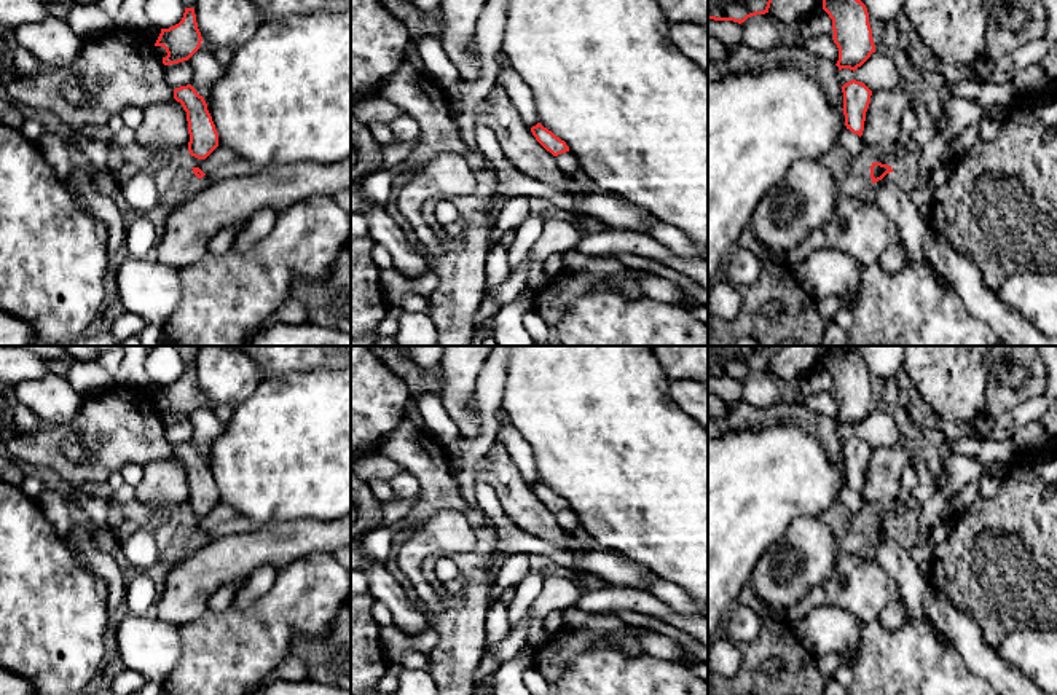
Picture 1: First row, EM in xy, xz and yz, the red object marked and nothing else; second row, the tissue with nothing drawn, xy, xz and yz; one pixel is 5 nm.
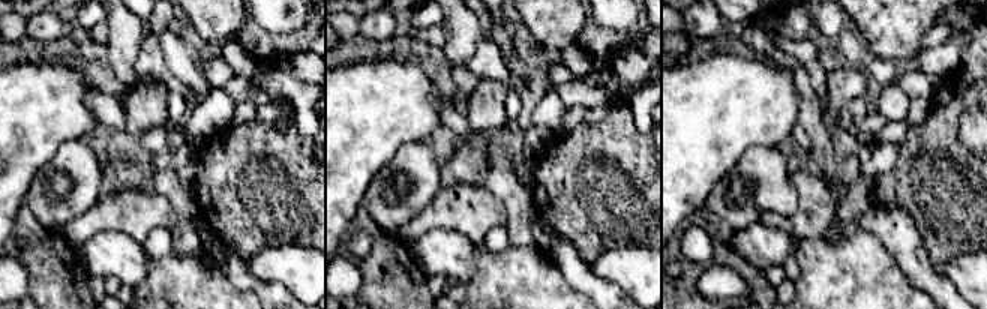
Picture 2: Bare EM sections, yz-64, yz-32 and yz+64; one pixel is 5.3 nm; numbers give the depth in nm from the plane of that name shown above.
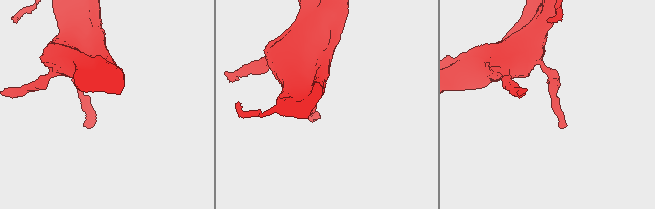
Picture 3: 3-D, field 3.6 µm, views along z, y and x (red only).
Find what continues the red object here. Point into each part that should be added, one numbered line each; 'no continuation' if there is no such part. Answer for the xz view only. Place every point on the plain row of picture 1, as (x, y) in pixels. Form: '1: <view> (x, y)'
no continuation

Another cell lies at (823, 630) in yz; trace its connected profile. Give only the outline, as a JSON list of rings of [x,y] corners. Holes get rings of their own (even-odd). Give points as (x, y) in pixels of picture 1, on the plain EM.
[[[819,606],[810,609],[802,618],[789,622],[797,639],[816,657],[837,654],[847,655],[855,662],[861,647],[861,622],[848,611],[834,606]]]

